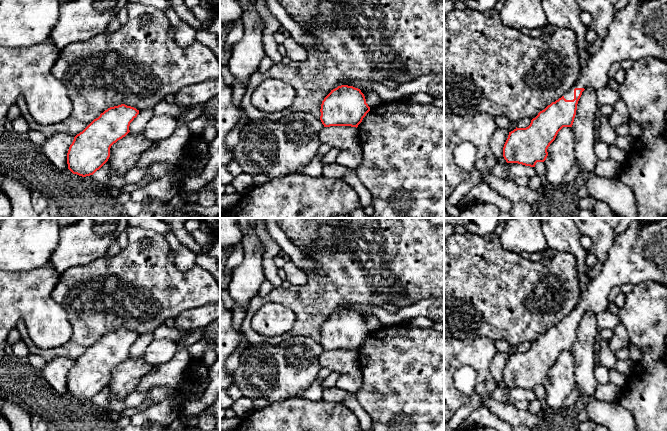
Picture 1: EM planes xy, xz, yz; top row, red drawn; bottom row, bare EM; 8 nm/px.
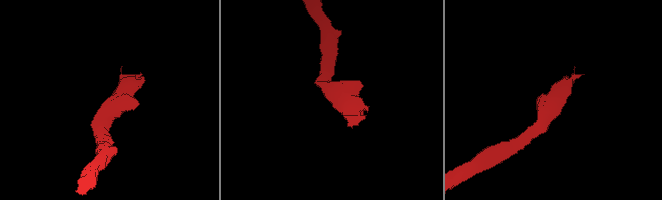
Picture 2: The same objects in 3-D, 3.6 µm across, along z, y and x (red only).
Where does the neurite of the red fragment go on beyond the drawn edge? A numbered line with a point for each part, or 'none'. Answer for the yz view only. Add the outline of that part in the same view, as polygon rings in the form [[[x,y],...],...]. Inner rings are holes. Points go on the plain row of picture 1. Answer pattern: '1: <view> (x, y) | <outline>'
1: yz (639, 254) | [[[633,218],[629,227],[615,236],[600,273],[580,294],[576,307],[564,322],[573,324],[575,312],[598,313],[608,309],[608,297],[612,288],[623,284],[638,285],[644,281],[657,281],[667,285],[667,220],[646,224],[640,218]]]

